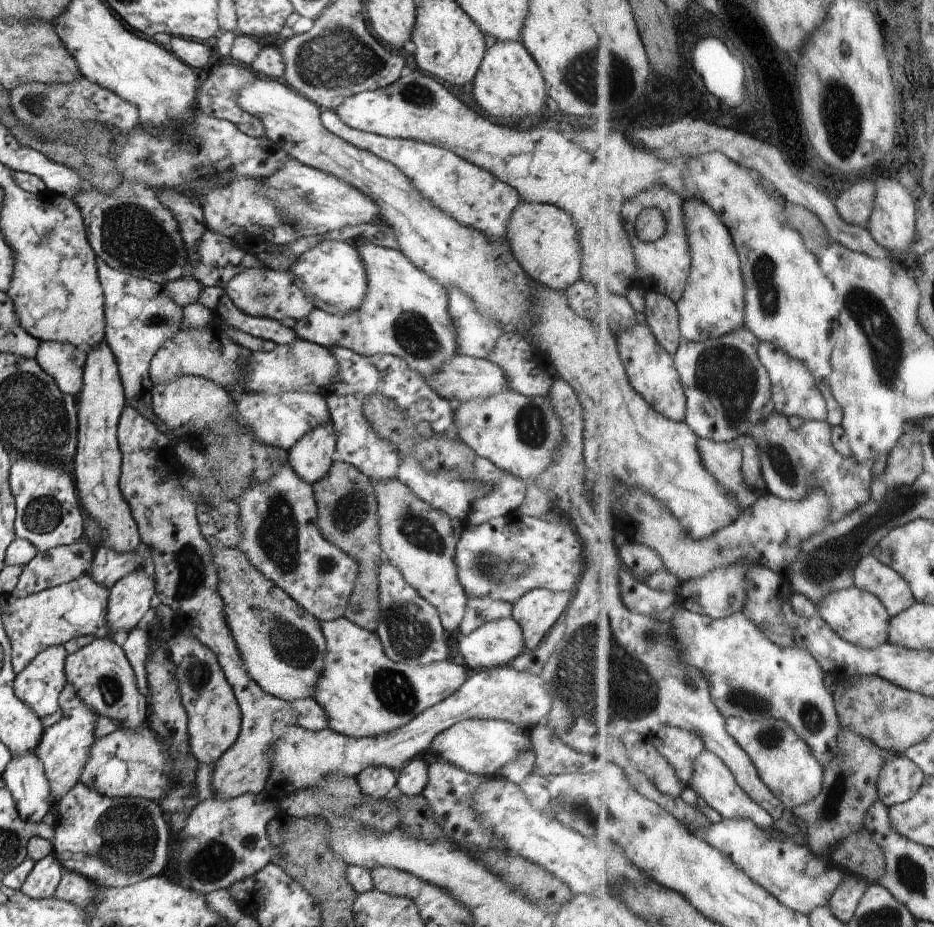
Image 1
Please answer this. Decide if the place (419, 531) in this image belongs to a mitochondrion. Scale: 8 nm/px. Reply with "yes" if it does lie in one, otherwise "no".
yes

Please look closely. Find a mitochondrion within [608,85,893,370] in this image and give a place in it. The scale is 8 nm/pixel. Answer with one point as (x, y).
(767, 297)

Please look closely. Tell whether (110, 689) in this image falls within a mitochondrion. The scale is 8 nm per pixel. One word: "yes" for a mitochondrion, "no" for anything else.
yes

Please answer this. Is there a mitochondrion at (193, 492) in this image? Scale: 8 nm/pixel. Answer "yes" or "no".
no

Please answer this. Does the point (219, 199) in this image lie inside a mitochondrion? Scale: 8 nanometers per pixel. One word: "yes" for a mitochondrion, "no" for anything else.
no

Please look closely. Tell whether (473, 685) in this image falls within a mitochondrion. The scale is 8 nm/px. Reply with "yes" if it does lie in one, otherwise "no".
no

